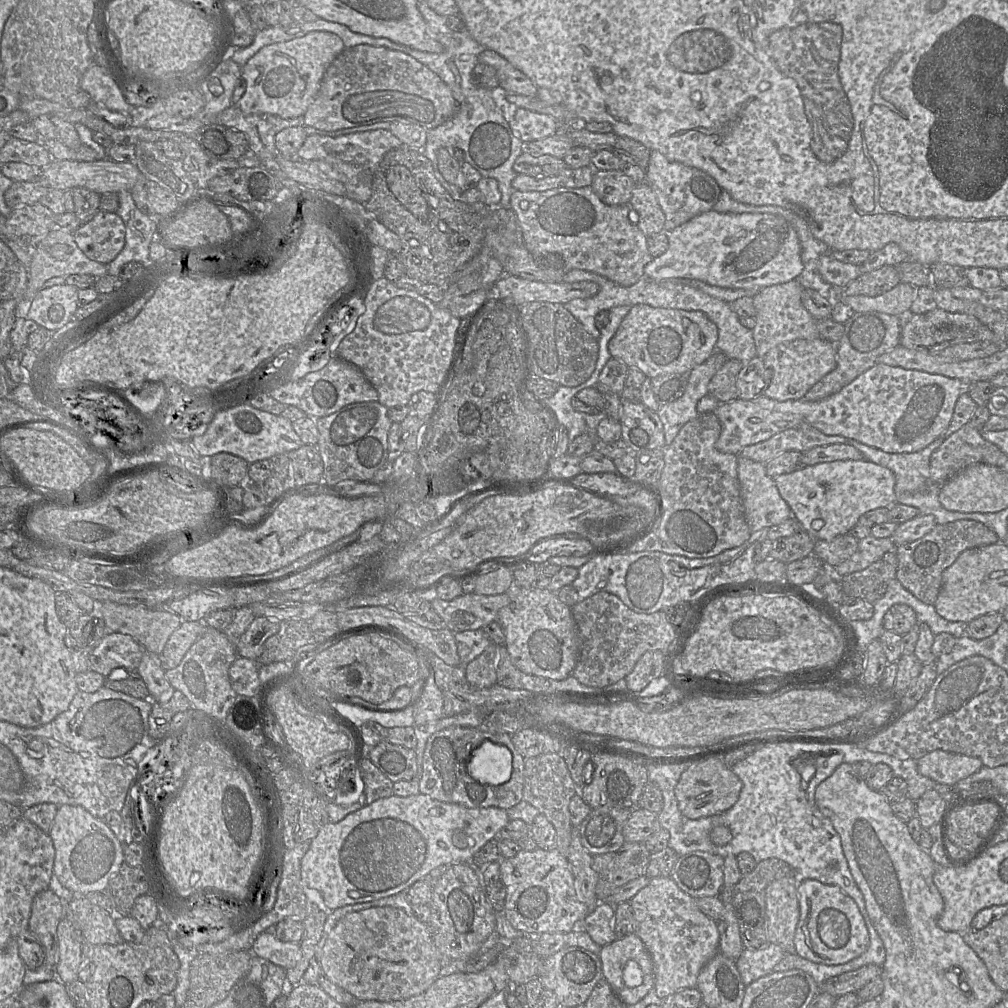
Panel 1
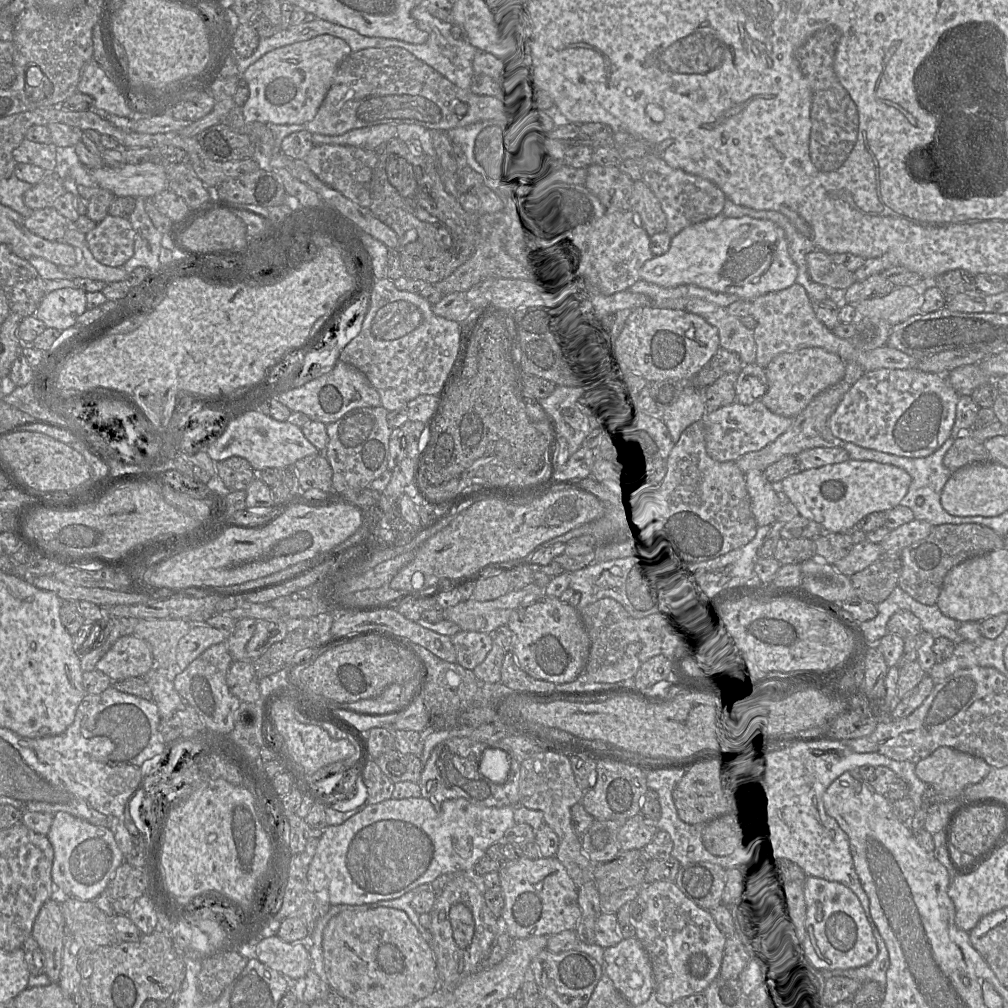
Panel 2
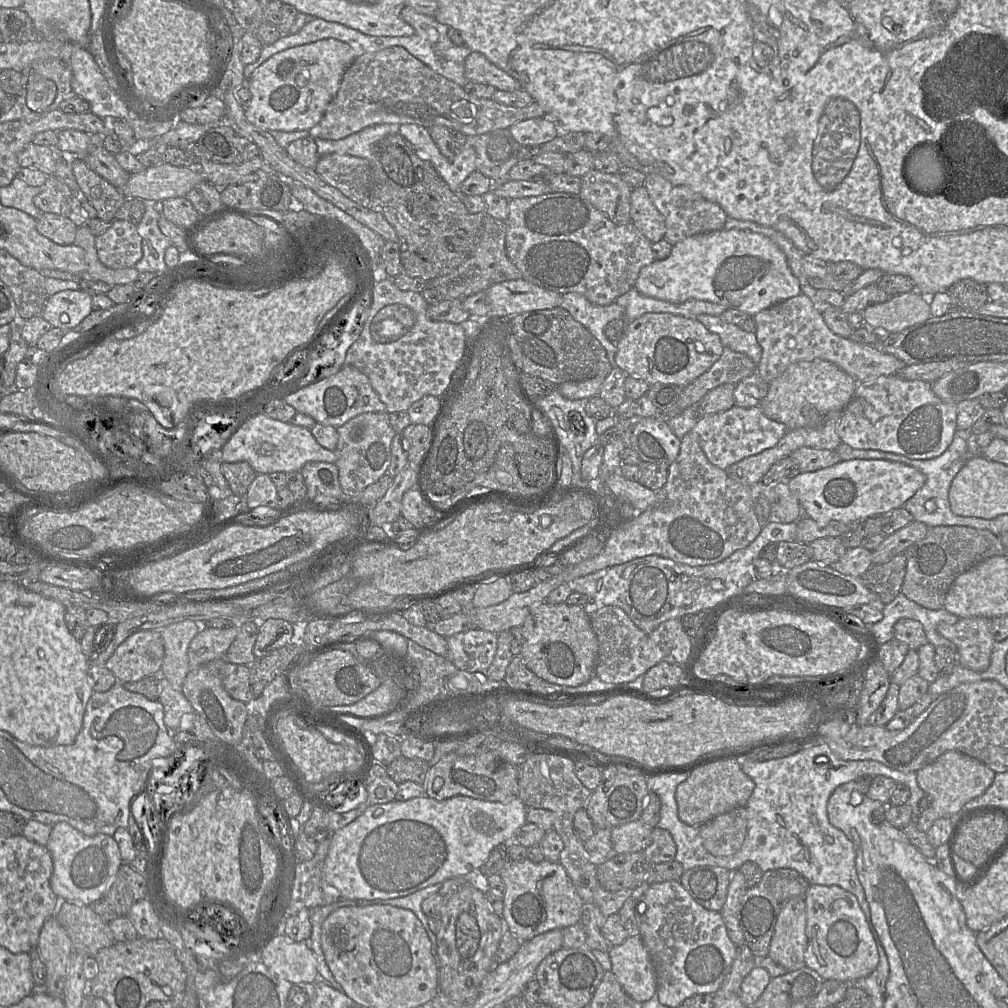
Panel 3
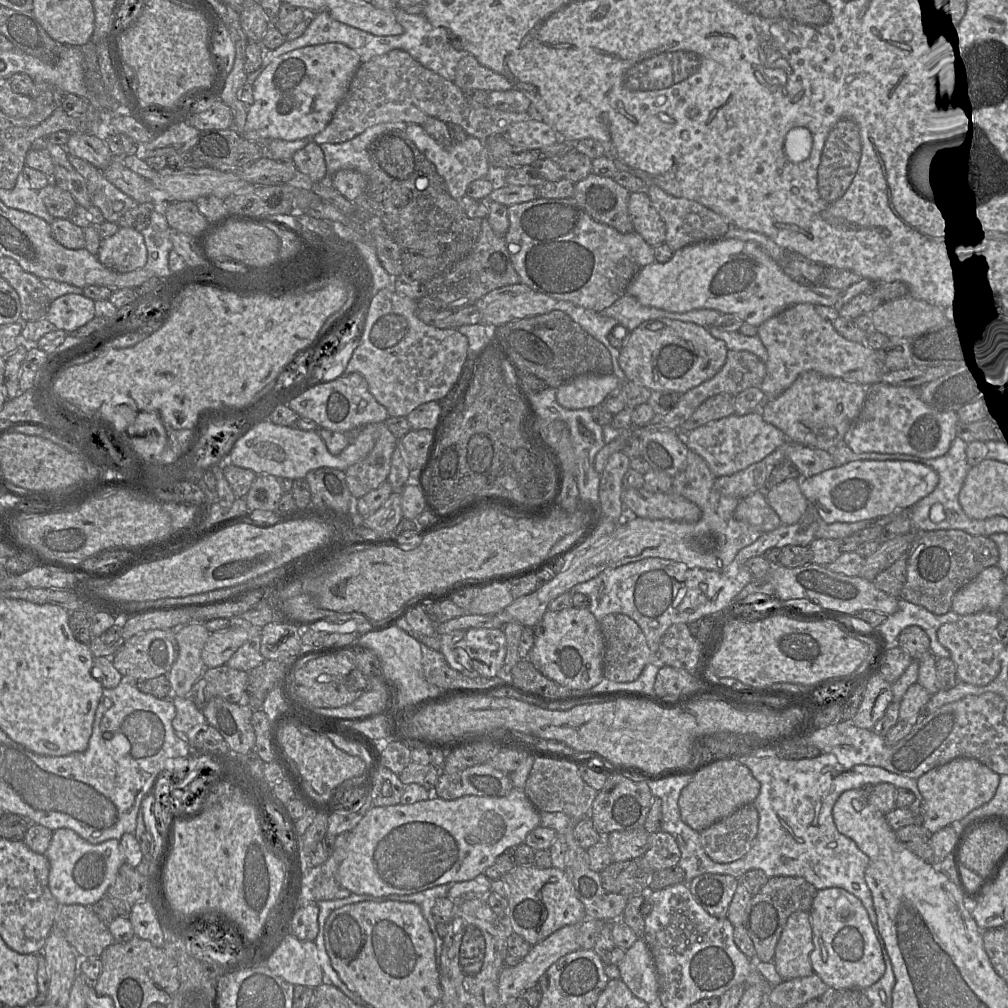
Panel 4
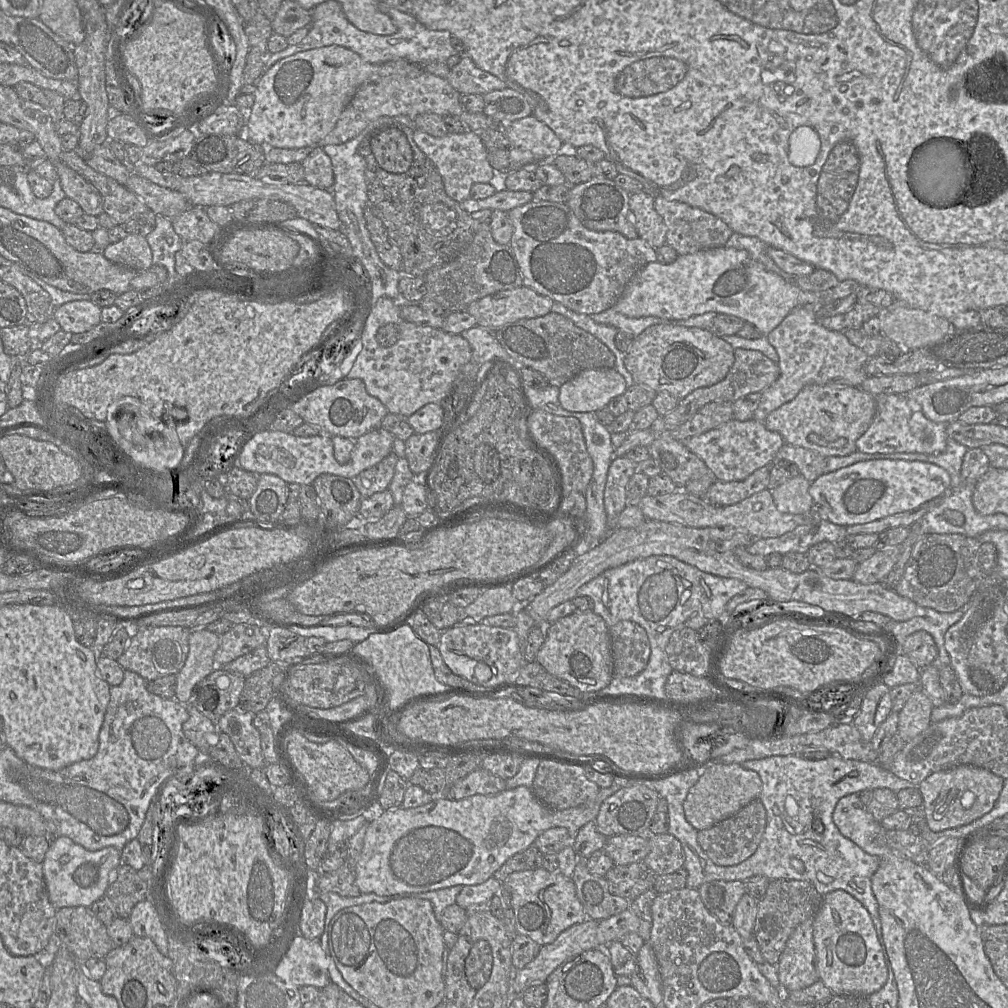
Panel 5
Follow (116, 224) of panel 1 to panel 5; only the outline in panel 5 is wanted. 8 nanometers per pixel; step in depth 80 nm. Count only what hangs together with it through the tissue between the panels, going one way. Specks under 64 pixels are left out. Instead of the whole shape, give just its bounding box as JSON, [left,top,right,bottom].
[102,233,152,271]

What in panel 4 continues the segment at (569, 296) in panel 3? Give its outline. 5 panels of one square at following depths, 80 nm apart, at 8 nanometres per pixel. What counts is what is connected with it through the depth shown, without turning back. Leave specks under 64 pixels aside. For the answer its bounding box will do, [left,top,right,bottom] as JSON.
[554,300,628,382]

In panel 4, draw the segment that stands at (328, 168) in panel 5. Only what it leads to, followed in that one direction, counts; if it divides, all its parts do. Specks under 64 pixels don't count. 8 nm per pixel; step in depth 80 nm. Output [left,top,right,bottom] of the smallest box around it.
[288,141,326,189]

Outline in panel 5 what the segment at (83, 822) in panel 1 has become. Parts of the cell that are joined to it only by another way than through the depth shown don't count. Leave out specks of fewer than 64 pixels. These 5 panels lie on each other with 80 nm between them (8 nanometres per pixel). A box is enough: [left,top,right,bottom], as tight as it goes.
[43,836,121,909]

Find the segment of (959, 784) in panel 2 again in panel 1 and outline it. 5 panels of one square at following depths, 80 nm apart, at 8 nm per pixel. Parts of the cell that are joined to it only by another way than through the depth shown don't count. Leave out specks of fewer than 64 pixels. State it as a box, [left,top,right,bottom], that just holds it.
[917,750,984,785]

